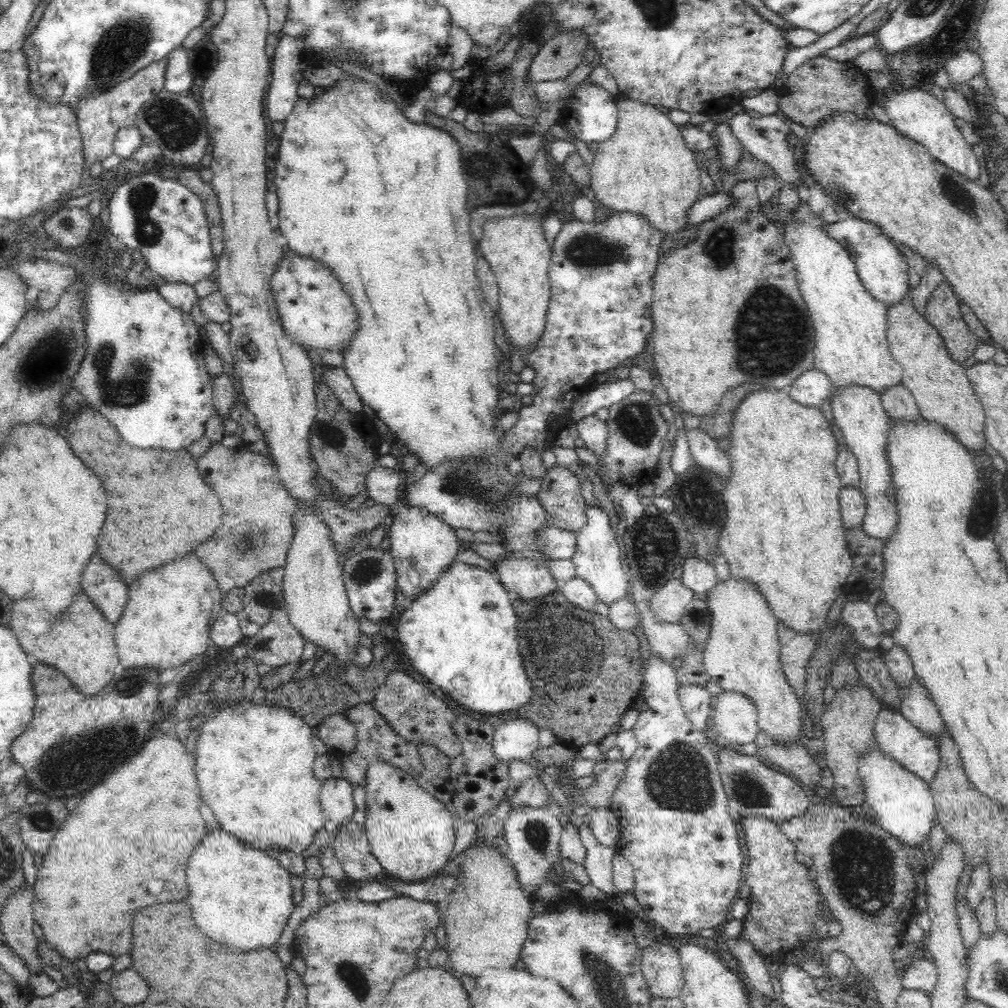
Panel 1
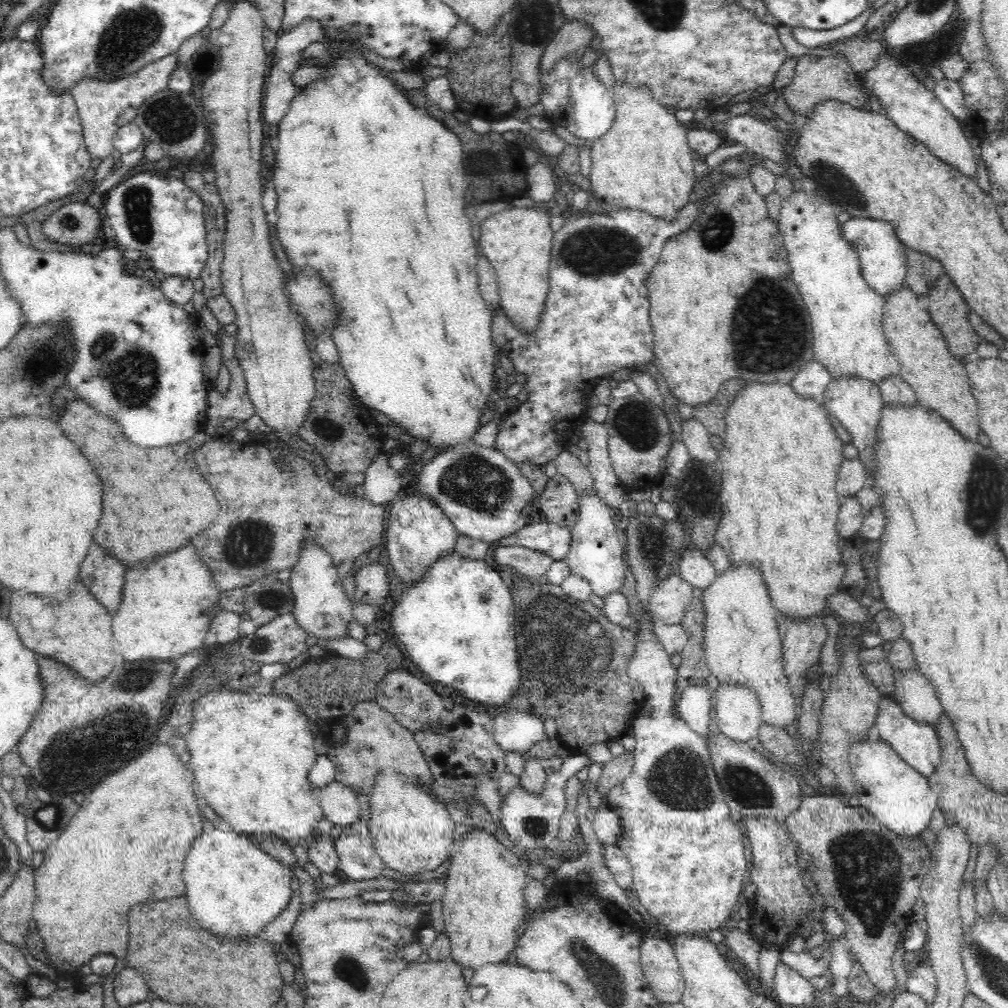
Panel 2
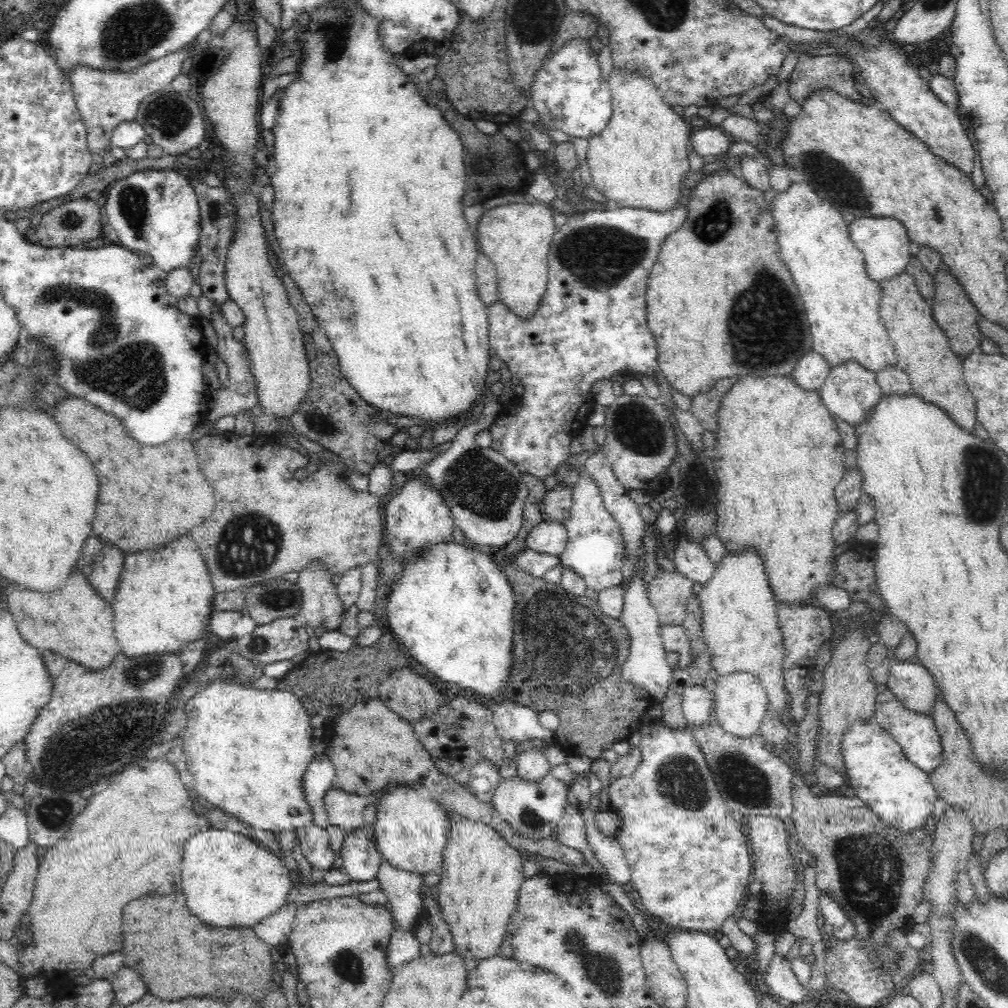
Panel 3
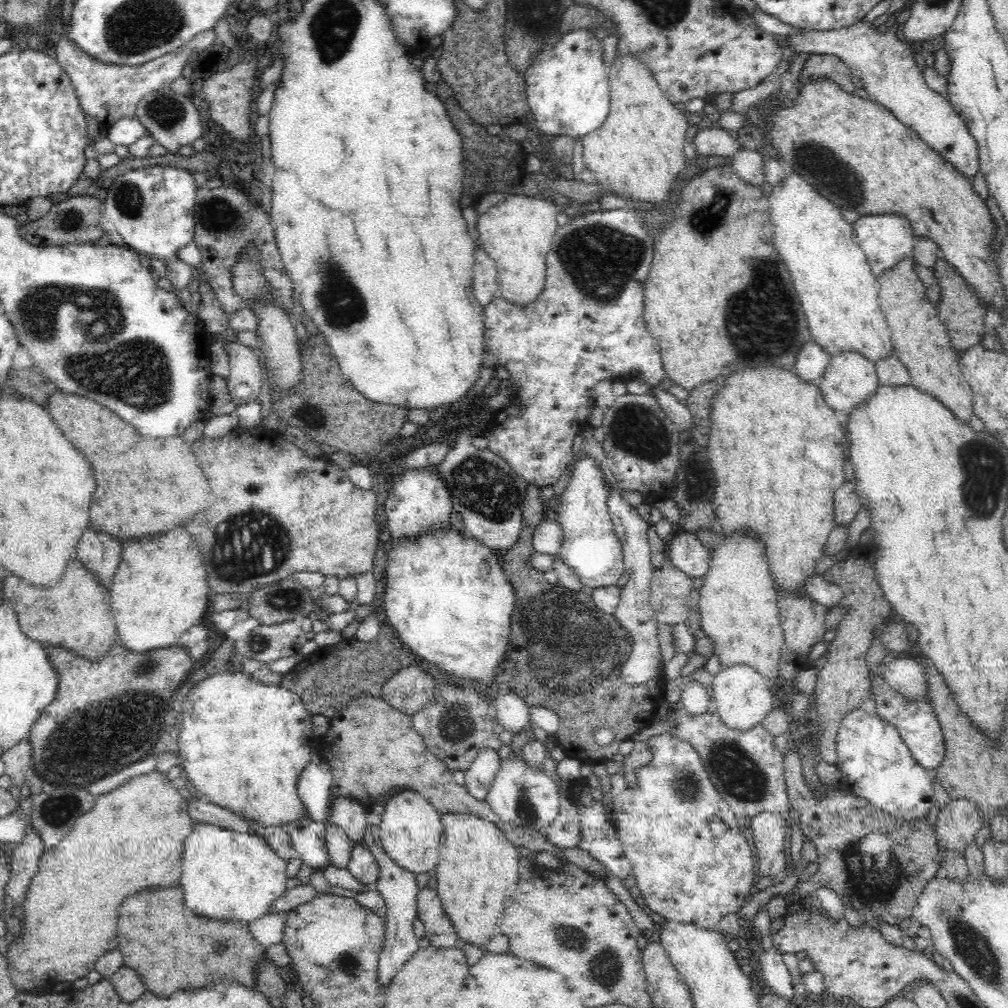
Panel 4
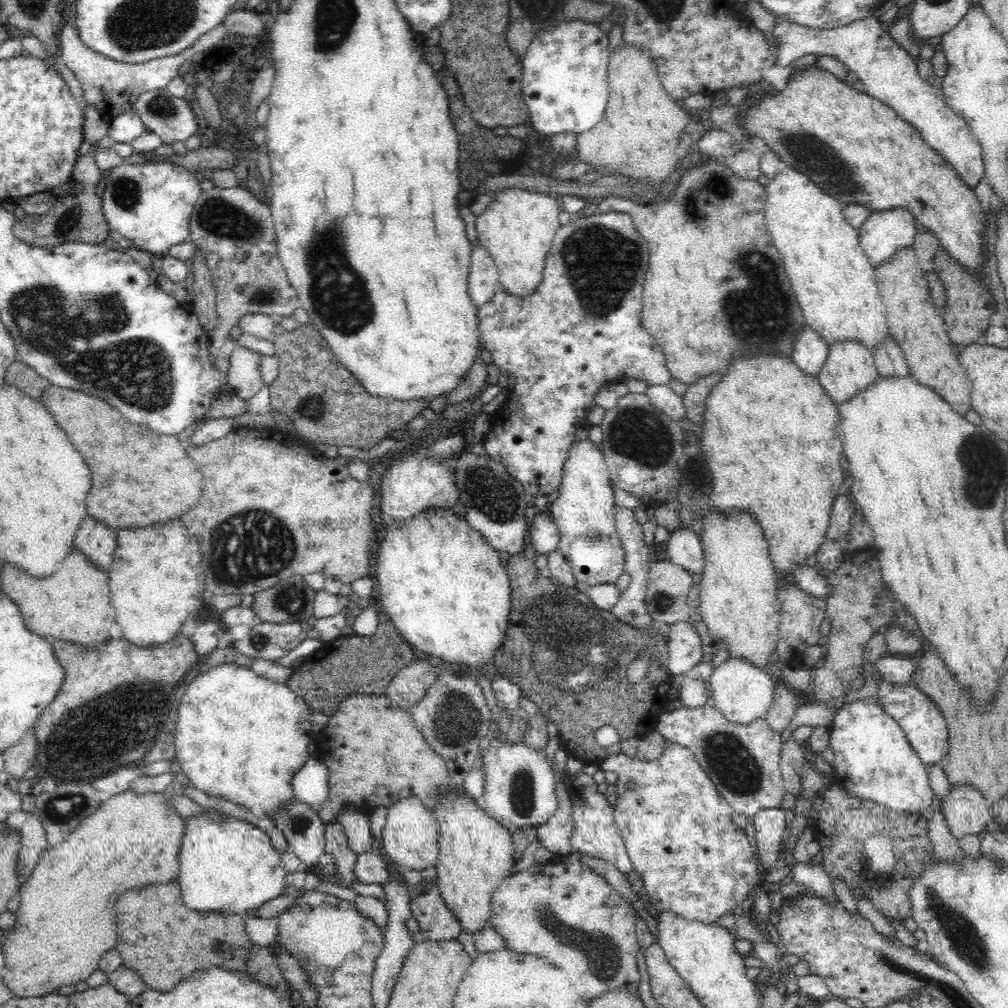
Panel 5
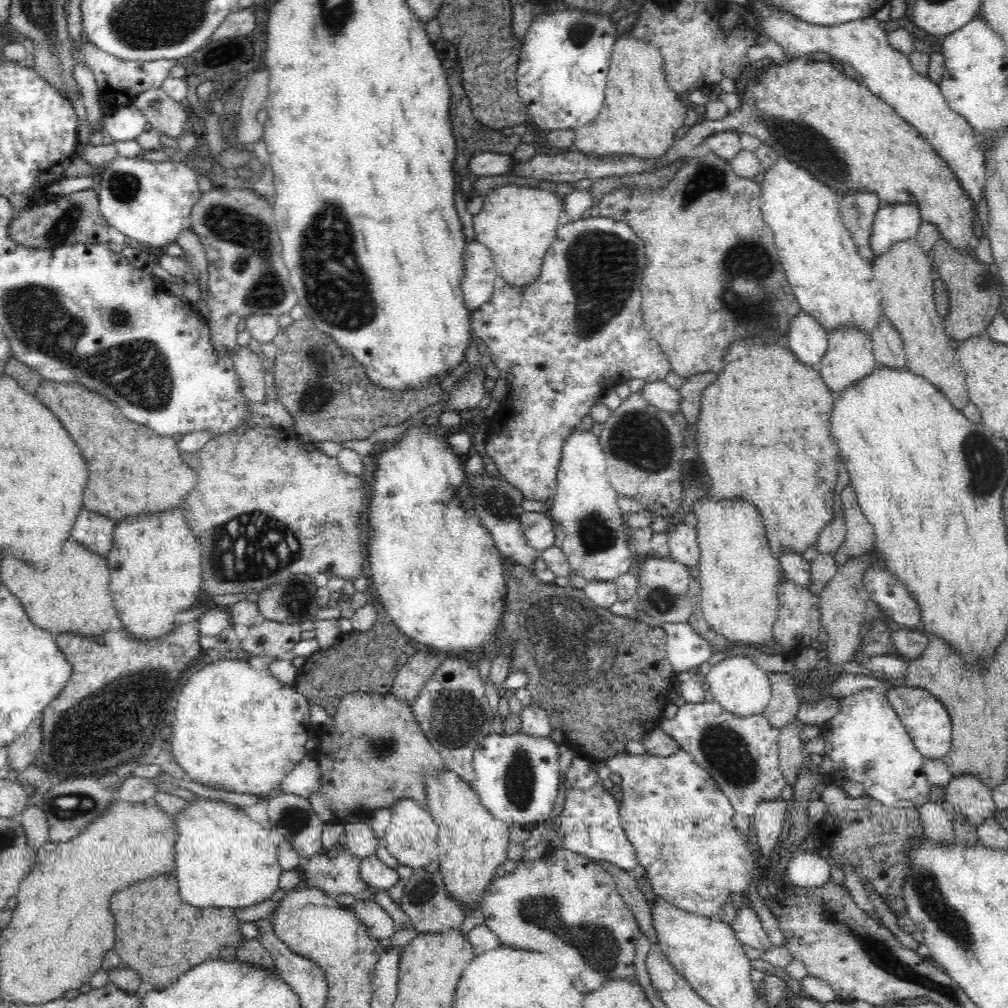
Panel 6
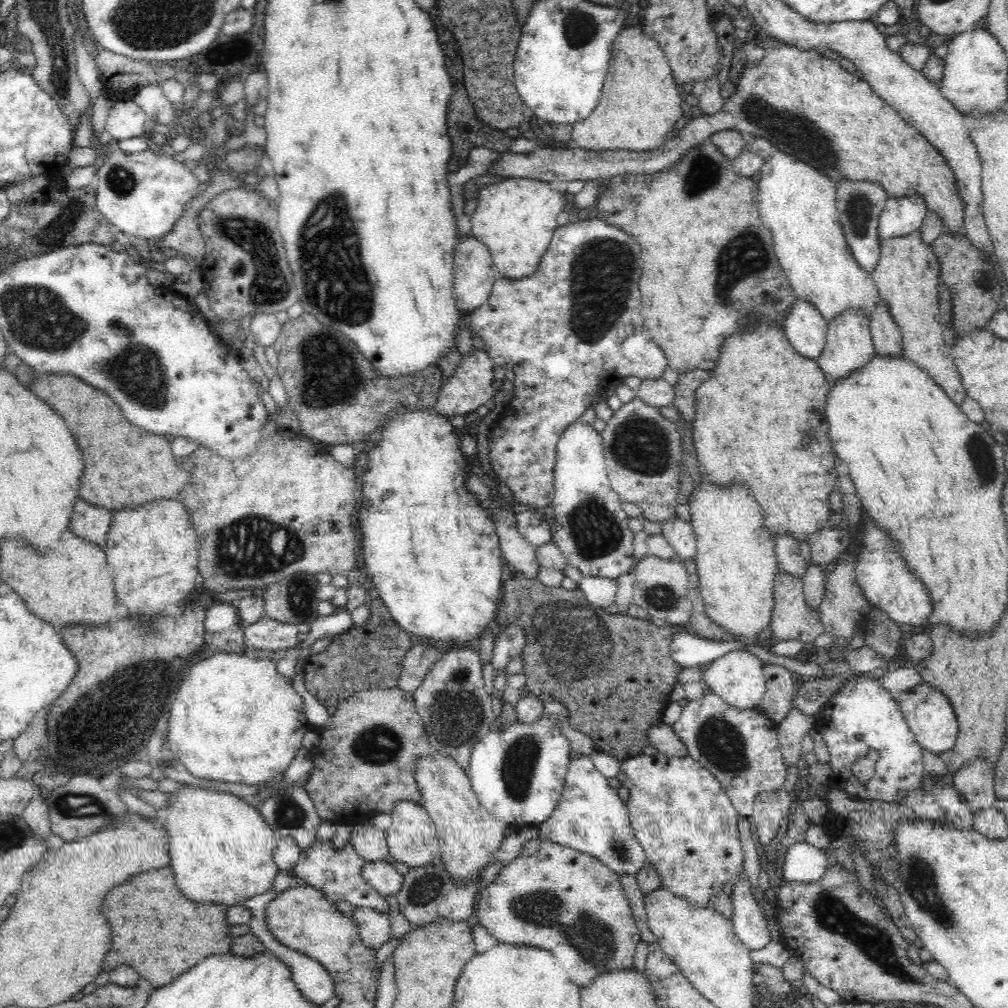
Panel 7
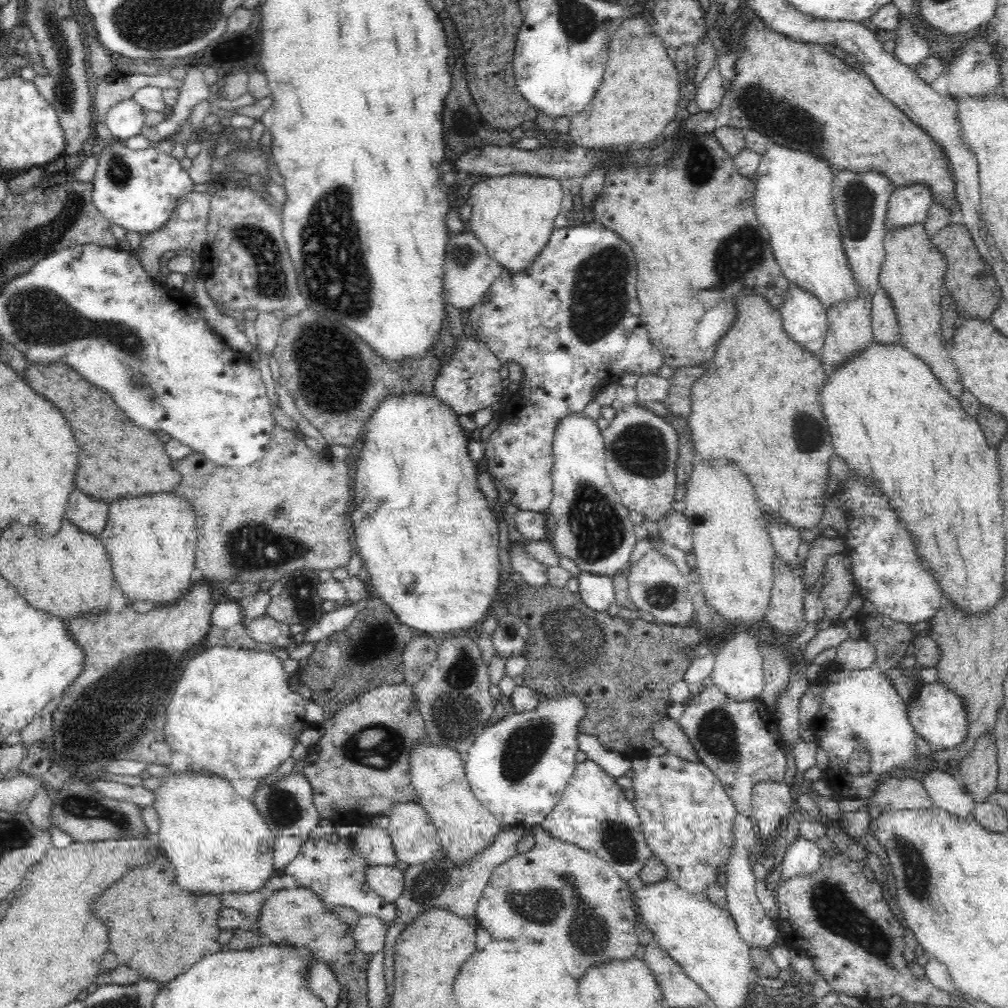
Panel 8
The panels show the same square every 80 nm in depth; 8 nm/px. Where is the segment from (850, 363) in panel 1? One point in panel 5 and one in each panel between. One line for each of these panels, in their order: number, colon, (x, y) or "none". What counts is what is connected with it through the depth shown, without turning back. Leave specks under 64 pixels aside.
2: (846, 314)
3: (842, 304)
4: (839, 294)
5: (834, 283)

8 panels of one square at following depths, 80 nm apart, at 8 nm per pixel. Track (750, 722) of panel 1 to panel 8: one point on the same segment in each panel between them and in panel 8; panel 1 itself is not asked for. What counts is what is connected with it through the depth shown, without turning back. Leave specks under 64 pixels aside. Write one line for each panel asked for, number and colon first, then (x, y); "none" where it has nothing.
2: (737, 712)
3: (739, 700)
4: (740, 695)
5: (743, 693)
6: (740, 686)
7: (737, 678)
8: (738, 672)

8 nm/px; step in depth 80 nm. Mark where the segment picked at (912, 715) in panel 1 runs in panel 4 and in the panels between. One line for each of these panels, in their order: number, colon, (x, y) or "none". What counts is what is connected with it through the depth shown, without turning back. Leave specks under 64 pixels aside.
2: (914, 693)
3: (913, 686)
4: (905, 675)

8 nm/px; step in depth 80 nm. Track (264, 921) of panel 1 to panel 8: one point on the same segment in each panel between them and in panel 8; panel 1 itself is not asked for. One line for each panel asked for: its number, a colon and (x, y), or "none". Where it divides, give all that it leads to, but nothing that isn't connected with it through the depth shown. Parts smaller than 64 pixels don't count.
2: (235, 889)
3: (229, 880)
4: (227, 875)
5: (228, 866)
6: (225, 859)
7: (222, 849)
8: (217, 842)

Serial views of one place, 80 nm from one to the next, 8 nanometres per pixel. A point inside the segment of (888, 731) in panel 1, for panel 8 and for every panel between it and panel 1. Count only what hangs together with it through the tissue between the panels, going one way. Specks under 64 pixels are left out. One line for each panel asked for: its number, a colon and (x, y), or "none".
2: (916, 744)
3: (916, 734)
4: (915, 721)
5: (920, 720)
6: (925, 719)
7: (930, 717)
8: (936, 714)

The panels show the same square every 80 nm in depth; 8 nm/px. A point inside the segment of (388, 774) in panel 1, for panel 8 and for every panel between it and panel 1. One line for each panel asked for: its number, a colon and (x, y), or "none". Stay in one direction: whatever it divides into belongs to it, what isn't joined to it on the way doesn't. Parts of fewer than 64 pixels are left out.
2: (411, 832)
3: (410, 829)
4: (410, 830)
5: (410, 836)
6: (412, 838)
7: (412, 840)
8: (412, 834)

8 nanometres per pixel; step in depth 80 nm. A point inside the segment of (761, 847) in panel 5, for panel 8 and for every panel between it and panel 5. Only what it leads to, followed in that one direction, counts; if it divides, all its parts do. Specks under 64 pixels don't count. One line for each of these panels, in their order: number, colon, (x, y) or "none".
6: (767, 823)
7: (769, 809)
8: (771, 801)

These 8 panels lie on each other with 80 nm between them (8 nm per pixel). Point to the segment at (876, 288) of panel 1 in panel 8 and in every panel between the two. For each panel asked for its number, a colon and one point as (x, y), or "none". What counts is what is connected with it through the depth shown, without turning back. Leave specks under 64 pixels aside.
2: (883, 263)
3: (883, 242)
4: (887, 239)
5: (883, 234)
6: (892, 223)
7: (899, 217)
8: (907, 206)

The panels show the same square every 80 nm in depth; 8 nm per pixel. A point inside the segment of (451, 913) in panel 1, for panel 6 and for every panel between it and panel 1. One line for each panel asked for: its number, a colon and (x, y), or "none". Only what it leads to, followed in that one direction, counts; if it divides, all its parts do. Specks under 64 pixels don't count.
2: (484, 905)
3: (481, 874)
4: (478, 870)
5: (476, 853)
6: (472, 844)

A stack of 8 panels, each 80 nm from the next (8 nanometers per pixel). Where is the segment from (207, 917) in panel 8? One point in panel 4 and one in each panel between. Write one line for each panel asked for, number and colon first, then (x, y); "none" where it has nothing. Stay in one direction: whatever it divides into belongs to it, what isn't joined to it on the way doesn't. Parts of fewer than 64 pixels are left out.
4: (172, 949)
5: (166, 942)
6: (157, 934)
7: (155, 930)

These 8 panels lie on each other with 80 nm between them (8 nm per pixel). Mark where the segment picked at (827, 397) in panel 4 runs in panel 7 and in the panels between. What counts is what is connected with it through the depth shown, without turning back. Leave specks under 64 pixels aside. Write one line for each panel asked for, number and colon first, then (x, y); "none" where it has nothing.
5: (850, 370)
6: (849, 359)
7: (849, 348)

